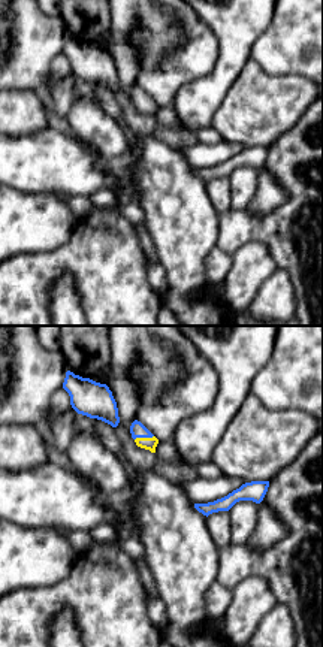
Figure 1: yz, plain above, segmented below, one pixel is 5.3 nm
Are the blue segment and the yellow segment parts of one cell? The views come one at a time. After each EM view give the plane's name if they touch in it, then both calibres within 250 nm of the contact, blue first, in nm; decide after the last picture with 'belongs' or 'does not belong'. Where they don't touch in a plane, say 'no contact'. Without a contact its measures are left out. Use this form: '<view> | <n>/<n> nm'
yz | 80/70 nm

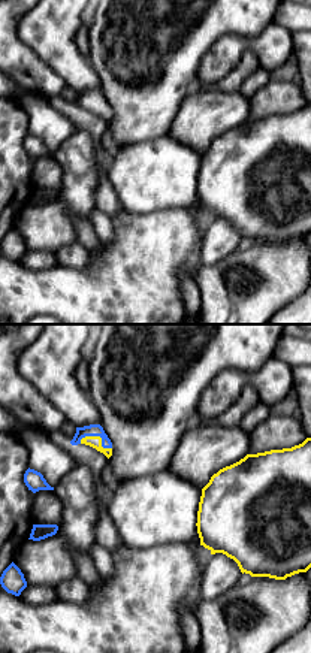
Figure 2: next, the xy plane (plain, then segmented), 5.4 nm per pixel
xy | 60/60 nm

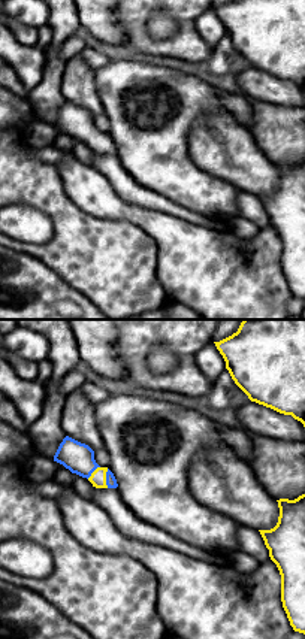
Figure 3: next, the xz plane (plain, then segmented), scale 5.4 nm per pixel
xz | 60/90 nm

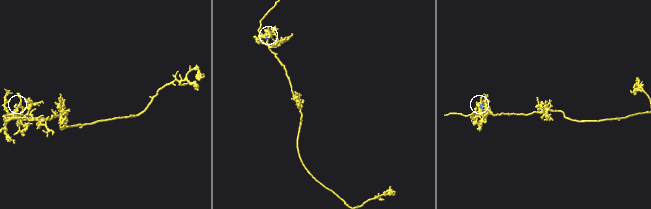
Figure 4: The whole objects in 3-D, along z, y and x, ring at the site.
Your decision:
belongs

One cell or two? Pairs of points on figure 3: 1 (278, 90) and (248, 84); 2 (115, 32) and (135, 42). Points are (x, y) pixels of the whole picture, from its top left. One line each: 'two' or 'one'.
1: one
2: two

